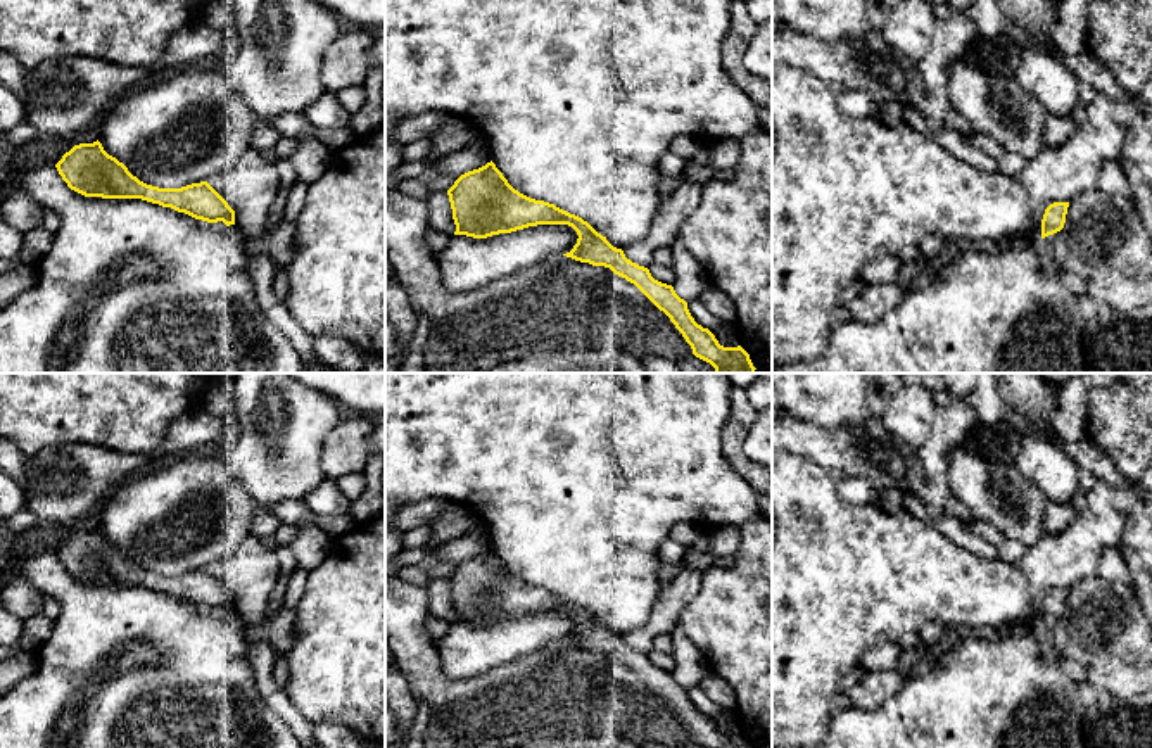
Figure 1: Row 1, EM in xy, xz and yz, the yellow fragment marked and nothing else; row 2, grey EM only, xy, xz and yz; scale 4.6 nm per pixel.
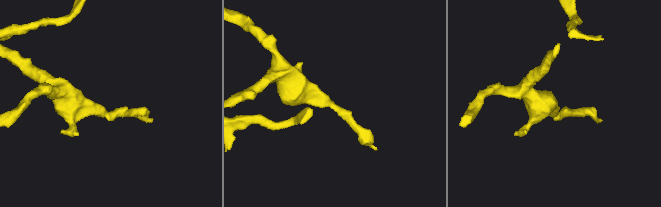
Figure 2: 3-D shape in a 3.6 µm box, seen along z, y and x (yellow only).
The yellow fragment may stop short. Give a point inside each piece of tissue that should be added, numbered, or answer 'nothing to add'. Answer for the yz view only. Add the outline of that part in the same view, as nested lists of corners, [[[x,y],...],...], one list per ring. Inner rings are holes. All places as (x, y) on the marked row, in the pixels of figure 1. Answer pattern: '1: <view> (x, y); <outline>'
nothing to add

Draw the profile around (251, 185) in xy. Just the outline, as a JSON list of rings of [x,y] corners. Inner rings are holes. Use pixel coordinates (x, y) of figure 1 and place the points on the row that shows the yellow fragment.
[[[249,149],[235,164],[206,180],[235,211],[237,233],[245,240],[266,235],[271,207],[282,192],[275,162]]]

